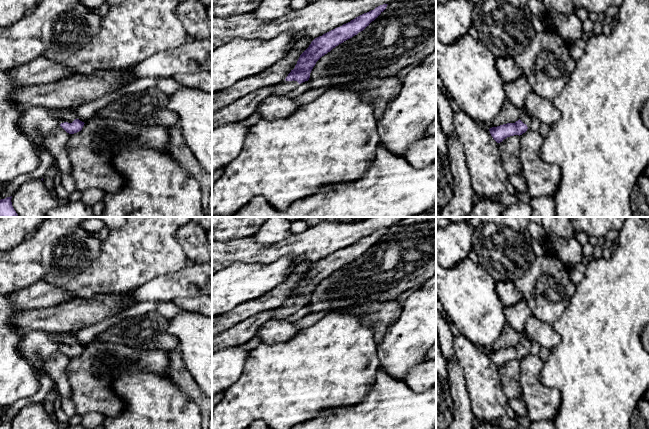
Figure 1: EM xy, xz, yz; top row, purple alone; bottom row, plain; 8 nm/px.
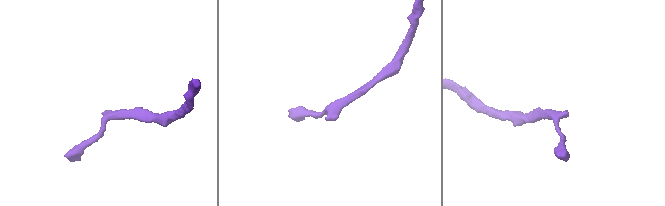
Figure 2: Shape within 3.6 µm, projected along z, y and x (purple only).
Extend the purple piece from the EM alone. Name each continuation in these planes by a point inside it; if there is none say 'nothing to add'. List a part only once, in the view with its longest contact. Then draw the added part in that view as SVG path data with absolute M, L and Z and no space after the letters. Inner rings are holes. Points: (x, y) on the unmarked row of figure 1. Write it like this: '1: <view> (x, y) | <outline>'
1: xy (65, 339) | M56 333L56 340L62 345L62 347L72 347L77 343L74 334L71 333Z

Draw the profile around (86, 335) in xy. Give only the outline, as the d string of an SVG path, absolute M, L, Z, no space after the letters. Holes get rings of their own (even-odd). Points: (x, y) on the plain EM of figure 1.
M142 302L129 307L128 309L109 317L101 322L87 326L74 334L77 343L82 346L87 346L95 337L108 328L116 325L119 321L125 318L137 317L148 312L155 311L160 302Z

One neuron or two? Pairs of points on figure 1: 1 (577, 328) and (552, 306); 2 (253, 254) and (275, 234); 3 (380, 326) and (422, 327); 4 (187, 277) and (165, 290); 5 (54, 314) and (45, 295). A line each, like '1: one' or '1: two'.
1: two
2: two
3: two
4: one
5: two

